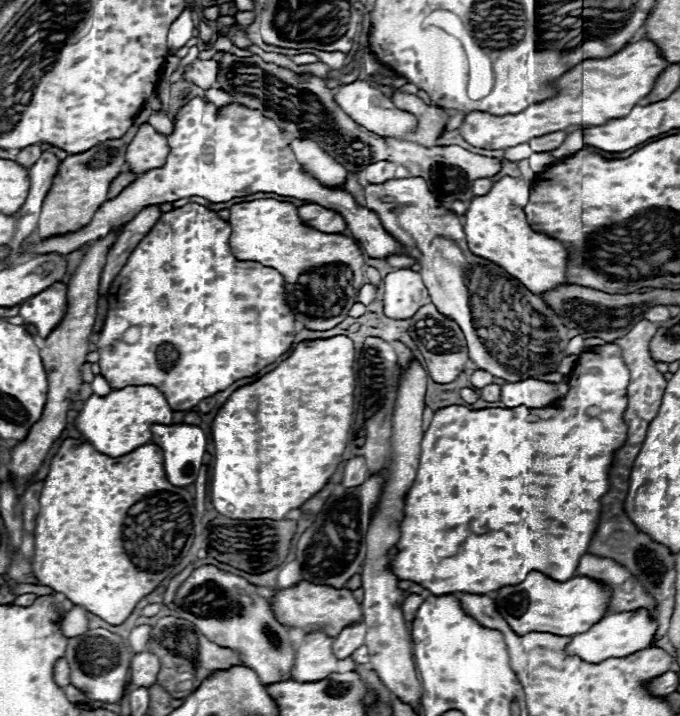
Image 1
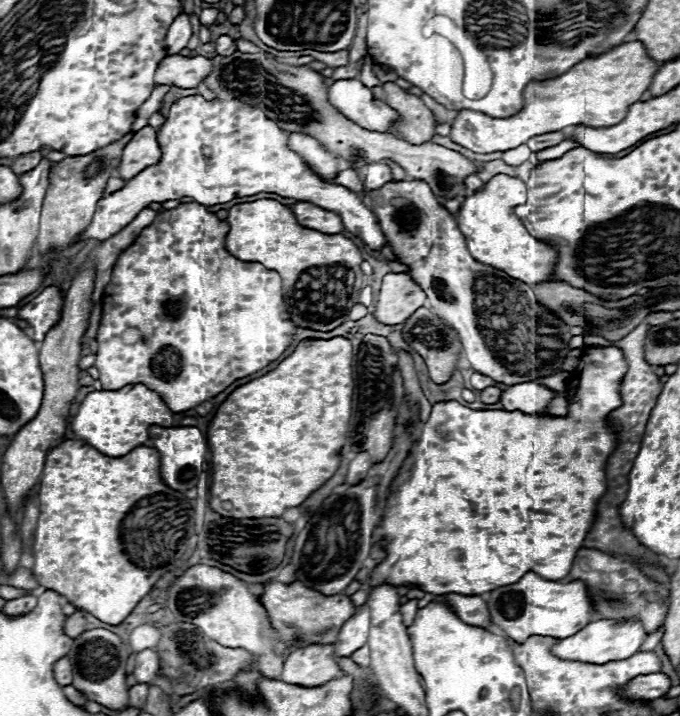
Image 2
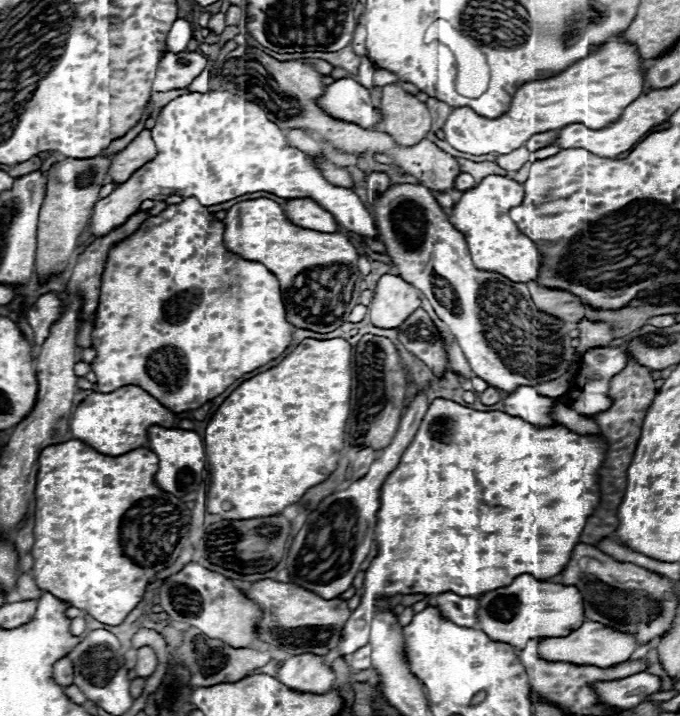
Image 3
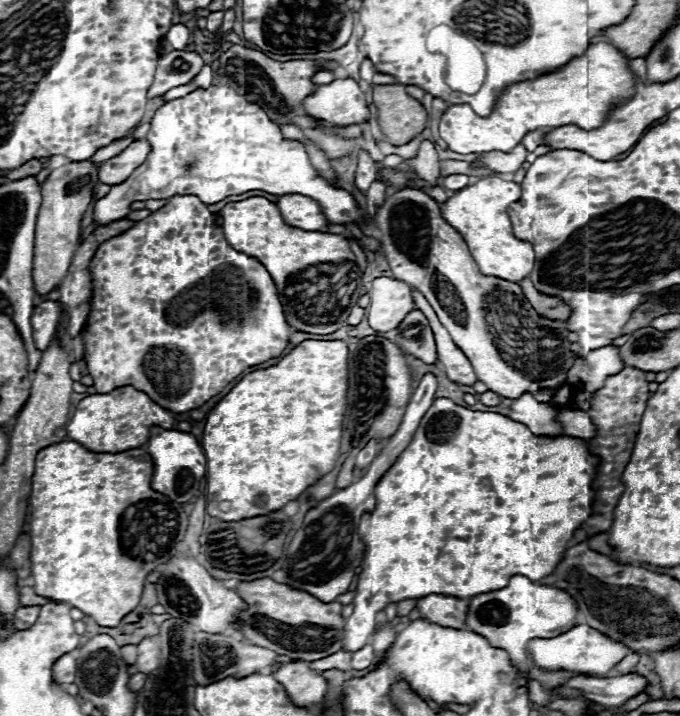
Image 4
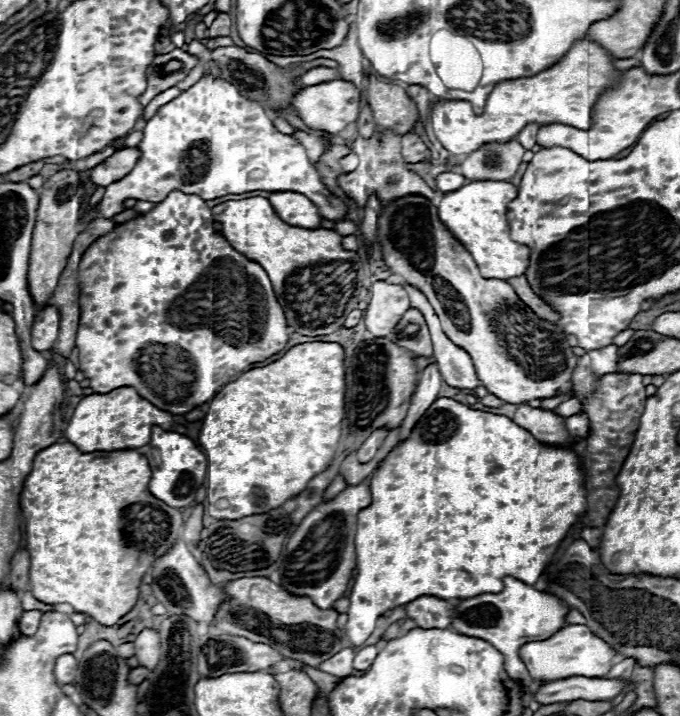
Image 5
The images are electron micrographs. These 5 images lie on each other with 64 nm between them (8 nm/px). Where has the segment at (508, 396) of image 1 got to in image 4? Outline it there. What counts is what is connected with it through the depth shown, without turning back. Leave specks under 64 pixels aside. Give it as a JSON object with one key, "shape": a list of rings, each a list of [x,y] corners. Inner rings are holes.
{"shape":[[[530,392],[512,400],[508,416],[526,424],[536,436],[558,436],[562,434],[562,424],[556,420],[556,406],[550,402],[536,402]]]}

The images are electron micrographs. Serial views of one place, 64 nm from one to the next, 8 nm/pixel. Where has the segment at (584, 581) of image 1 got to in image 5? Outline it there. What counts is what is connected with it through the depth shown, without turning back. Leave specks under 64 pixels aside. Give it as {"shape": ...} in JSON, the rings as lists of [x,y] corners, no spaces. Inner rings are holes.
{"shape":[[[504,578],[504,590],[498,594],[484,594],[474,596],[468,600],[460,600],[456,608],[456,620],[452,622],[452,628],[466,636],[476,636],[486,642],[490,642],[496,650],[504,654],[504,668],[514,678],[520,680],[524,686],[528,684],[530,674],[528,668],[522,668],[520,662],[520,648],[526,642],[532,640],[546,640],[558,630],[566,626],[566,614],[570,612],[570,606],[560,600],[554,594],[540,592],[530,584],[524,584],[518,578]]]}

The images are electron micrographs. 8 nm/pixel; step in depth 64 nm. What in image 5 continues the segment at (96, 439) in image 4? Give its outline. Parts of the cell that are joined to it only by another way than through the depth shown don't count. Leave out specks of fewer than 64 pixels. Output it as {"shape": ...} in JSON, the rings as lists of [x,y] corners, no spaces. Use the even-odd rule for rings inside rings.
{"shape":[[[122,386],[122,388],[116,388],[108,394],[84,396],[72,414],[72,418],[64,430],[64,436],[68,438],[68,442],[78,446],[82,452],[132,450],[132,448],[146,446],[150,442],[150,428],[152,426],[160,426],[164,430],[170,430],[172,422],[174,420],[172,420],[170,412],[156,408],[152,402],[142,398],[134,388]]]}

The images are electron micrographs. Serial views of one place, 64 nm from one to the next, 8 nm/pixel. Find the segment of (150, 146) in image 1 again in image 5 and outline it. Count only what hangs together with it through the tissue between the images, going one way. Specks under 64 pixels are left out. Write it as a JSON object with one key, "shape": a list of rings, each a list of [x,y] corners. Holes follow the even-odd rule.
{"shape":[[[138,146],[122,148],[116,154],[112,154],[110,158],[106,158],[104,162],[100,162],[98,166],[94,166],[90,170],[90,180],[98,186],[108,186],[112,182],[118,182],[134,168],[134,164],[140,160],[140,156],[142,156],[142,152]]]}

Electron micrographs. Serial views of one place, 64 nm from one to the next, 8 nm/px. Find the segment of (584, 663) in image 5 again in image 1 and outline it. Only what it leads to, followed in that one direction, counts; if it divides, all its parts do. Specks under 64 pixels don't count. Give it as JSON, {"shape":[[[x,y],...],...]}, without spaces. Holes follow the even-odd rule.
{"shape":[[[638,608],[632,612],[618,612],[618,614],[606,614],[602,620],[598,620],[588,632],[576,634],[572,642],[568,644],[568,652],[580,656],[588,662],[600,662],[612,656],[628,656],[632,652],[638,652],[640,648],[648,648],[654,644],[654,636],[658,630],[656,618],[650,616],[648,610]]]}

